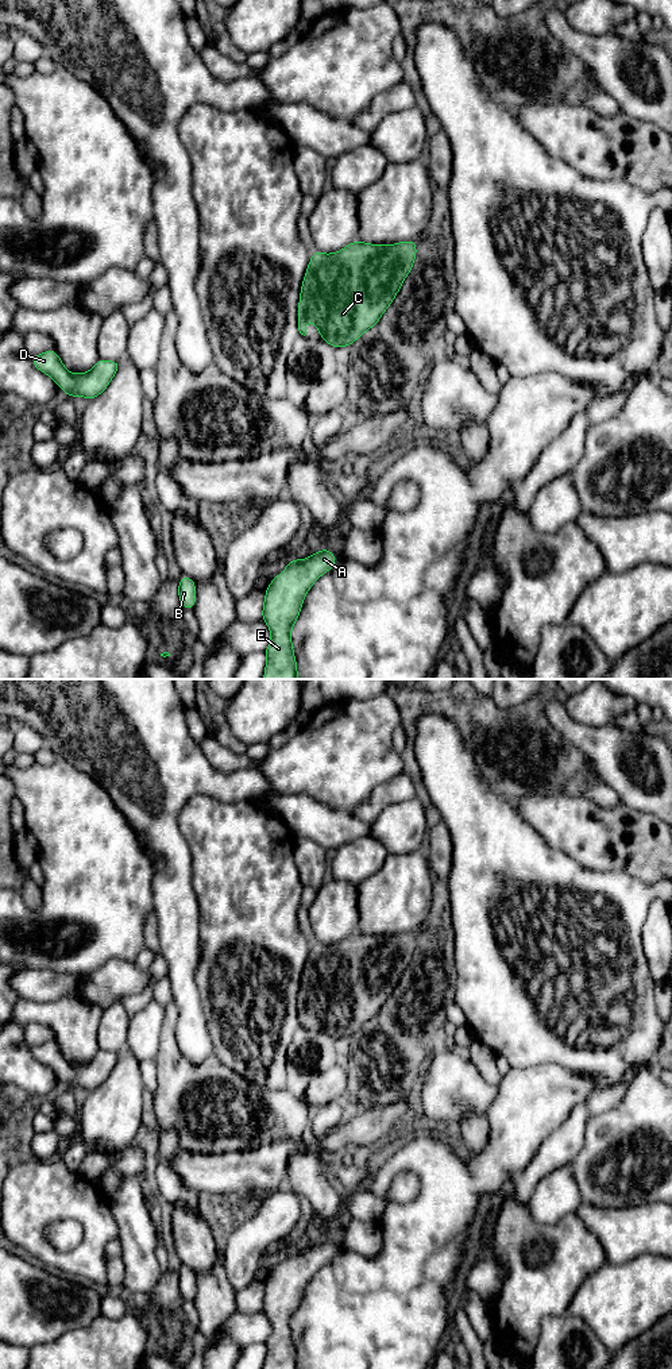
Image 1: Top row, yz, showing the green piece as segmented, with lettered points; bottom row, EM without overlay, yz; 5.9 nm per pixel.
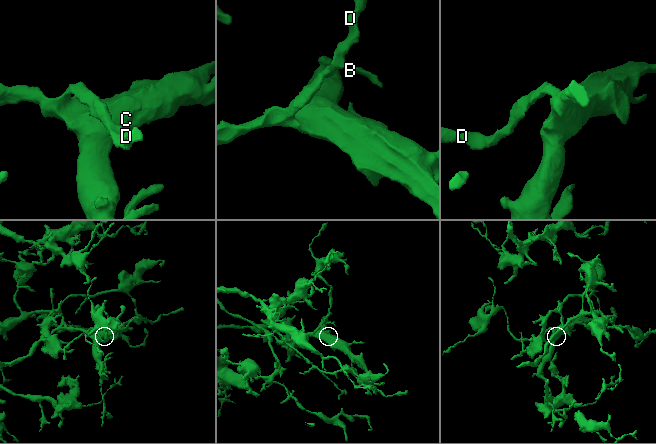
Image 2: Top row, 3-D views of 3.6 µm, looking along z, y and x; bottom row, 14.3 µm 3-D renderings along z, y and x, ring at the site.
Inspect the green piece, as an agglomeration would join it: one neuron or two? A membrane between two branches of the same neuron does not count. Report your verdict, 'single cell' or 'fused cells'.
single cell

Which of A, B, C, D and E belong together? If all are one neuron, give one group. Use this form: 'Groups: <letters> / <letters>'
Groups: A B C D E

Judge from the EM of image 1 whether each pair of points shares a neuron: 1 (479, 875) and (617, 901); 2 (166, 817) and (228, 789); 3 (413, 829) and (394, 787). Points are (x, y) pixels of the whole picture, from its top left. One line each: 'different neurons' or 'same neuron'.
1: same neuron
2: same neuron
3: different neurons

